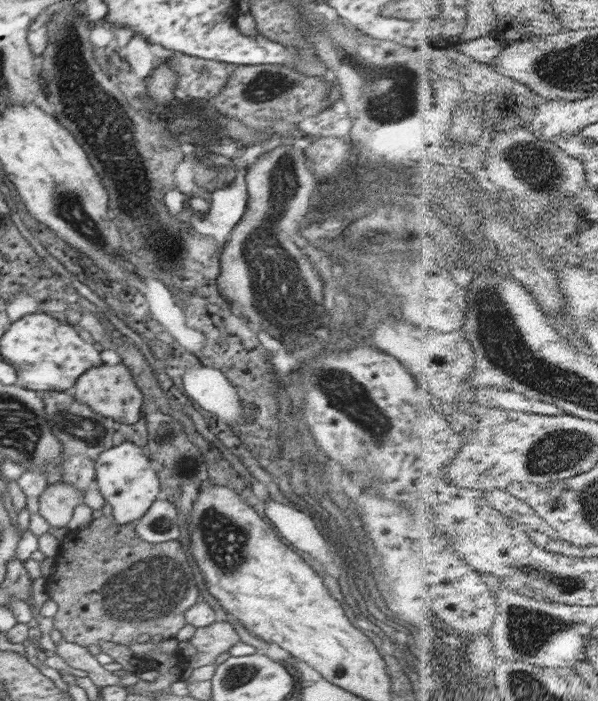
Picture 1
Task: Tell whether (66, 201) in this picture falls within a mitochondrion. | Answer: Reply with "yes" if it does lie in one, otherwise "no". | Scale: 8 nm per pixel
yes

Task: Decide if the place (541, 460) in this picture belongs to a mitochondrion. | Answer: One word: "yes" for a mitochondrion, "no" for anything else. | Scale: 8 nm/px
yes

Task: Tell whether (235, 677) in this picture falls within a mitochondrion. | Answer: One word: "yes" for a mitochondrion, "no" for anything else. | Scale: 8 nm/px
yes

